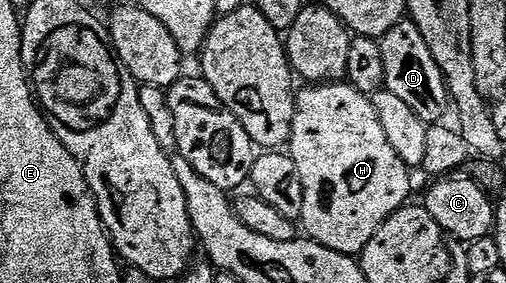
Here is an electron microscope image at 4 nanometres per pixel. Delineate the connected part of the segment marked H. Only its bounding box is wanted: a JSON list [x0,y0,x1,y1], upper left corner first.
[287,82,411,257]

